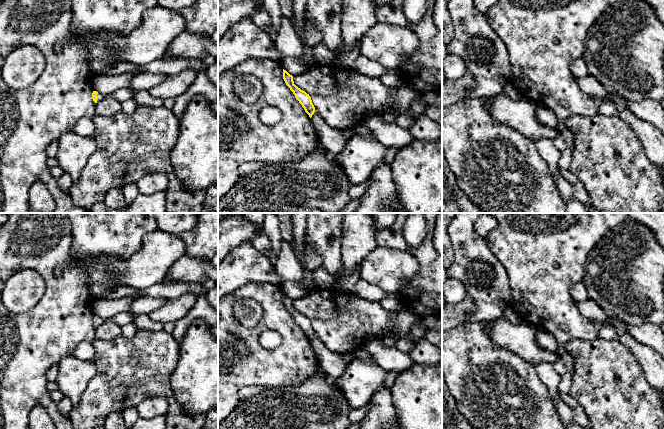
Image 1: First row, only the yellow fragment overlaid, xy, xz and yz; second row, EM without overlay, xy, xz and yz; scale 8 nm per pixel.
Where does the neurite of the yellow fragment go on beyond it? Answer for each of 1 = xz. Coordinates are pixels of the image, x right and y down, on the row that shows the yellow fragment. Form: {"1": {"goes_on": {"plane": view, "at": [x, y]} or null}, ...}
{"1": {"goes_on": null}}

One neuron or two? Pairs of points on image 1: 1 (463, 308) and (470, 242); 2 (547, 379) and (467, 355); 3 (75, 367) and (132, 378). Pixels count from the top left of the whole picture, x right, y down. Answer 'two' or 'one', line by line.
1: one
2: two
3: two

